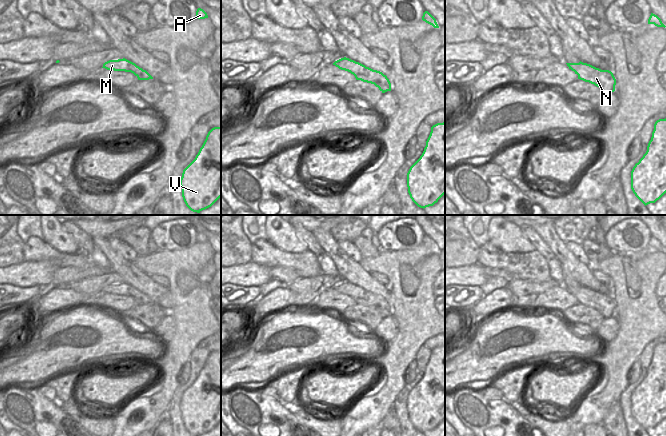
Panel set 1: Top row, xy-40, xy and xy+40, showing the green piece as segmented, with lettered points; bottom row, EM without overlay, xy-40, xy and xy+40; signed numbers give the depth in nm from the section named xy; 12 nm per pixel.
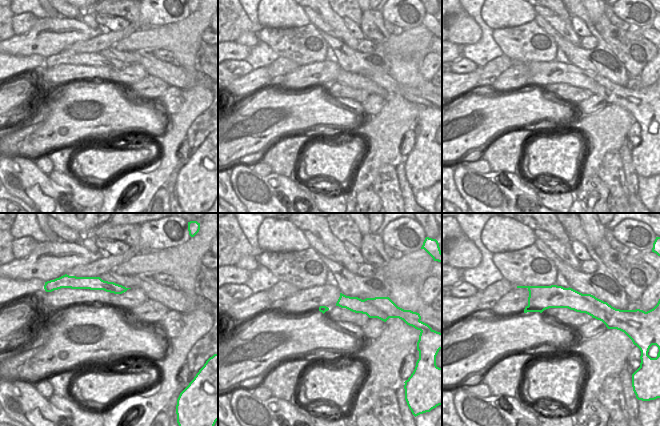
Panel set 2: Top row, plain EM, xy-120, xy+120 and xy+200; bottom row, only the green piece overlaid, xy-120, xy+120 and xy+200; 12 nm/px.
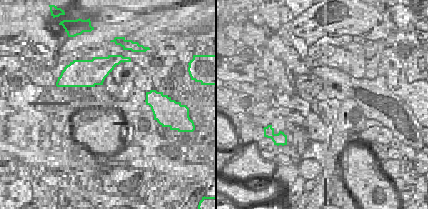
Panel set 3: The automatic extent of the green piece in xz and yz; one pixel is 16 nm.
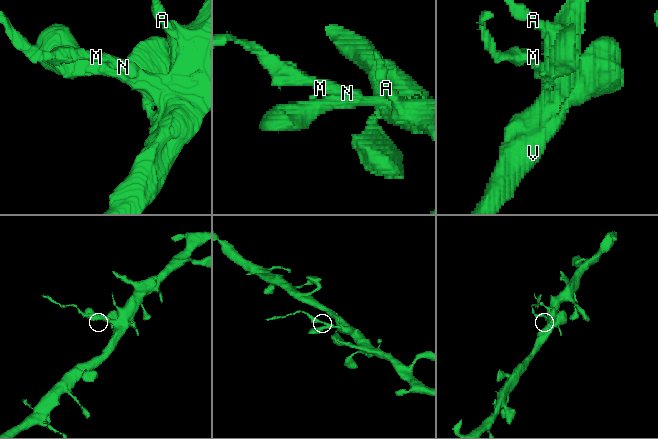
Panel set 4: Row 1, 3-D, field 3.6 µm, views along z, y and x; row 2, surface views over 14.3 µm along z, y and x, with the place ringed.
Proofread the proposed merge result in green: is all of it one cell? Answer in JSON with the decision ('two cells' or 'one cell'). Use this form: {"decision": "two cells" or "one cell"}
{"decision": "two cells"}

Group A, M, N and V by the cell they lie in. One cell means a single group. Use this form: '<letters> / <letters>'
A N V / M

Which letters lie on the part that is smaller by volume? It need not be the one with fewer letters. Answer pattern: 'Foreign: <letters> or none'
Foreign: M

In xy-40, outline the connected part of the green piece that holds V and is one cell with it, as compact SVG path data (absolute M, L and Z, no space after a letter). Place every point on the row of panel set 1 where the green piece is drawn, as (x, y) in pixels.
M221 127L212 128L180 179L186 206L200 213L221 197Z

